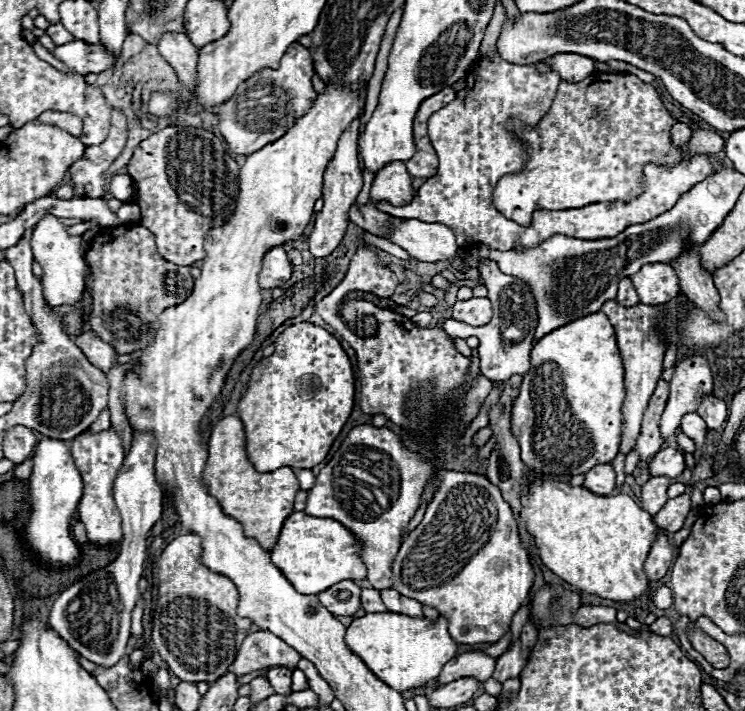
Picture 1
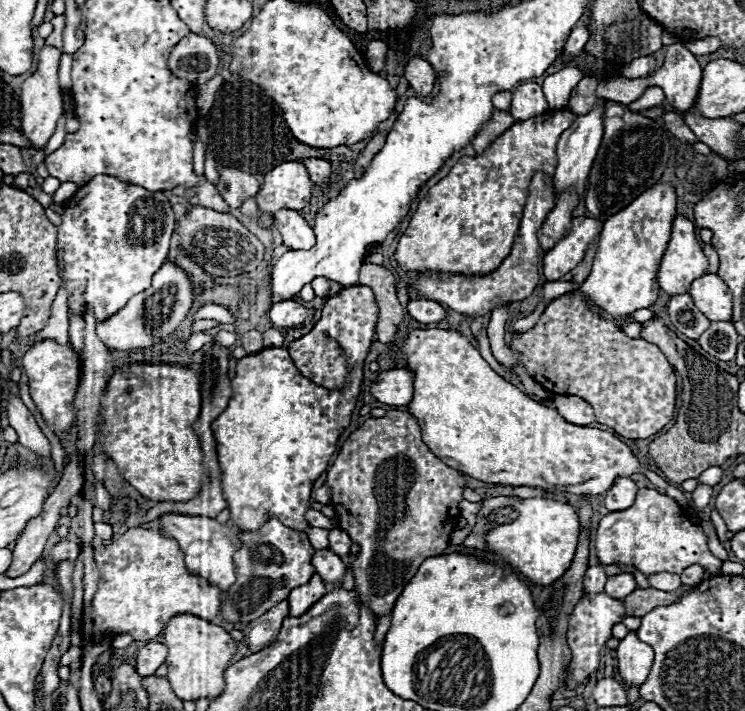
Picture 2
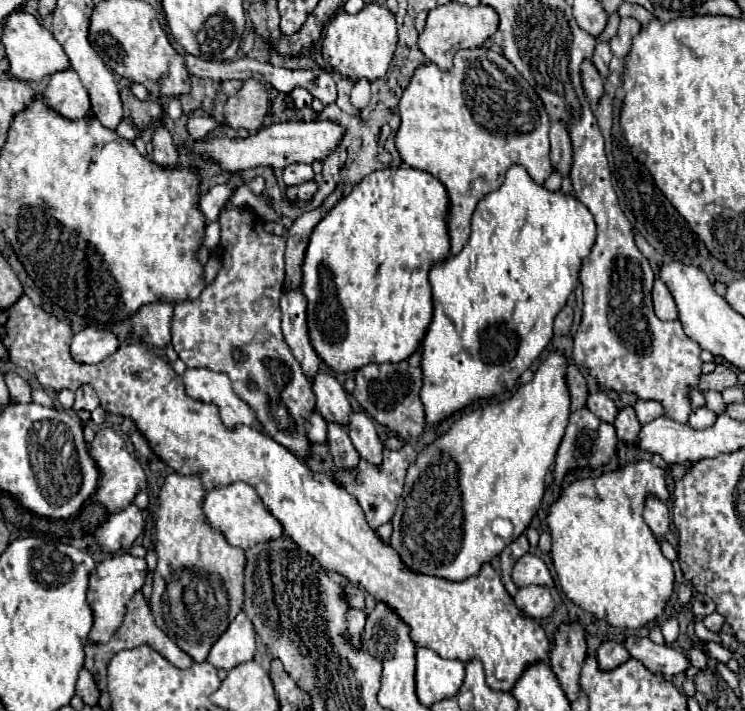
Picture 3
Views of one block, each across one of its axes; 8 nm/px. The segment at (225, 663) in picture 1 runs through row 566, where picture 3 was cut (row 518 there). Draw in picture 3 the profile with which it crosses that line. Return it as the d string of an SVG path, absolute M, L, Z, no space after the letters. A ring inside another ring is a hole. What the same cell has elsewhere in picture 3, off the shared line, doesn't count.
M168 474L160 488L160 508L156 520L156 556L154 588L150 610L156 626L162 628L194 662L204 662L208 650L228 628L244 602L244 566L242 548L230 546L214 530L202 512L206 490L200 474Z

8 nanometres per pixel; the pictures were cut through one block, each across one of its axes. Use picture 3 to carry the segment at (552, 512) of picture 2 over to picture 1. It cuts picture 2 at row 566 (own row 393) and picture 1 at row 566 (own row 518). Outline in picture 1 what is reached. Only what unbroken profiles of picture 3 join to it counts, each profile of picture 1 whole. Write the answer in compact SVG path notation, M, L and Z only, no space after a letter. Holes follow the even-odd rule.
M444 470L442 484L426 508L424 520L402 542L392 564L392 572L392 588L406 598L414 598L436 608L442 616L446 616L448 632L458 644L498 642L510 628L512 616L528 598L528 590L534 582L528 552L518 538L518 522L514 520L510 506L502 500L498 486L492 486L480 474L454 470Z

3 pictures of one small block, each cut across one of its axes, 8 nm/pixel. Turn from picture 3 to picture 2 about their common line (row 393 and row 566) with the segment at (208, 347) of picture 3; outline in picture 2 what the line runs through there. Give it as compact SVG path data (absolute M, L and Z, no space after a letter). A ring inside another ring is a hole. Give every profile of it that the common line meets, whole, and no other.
M270 518L258 530L244 530L238 536L240 546L234 552L236 582L222 596L220 614L226 622L248 624L268 612L276 602L288 598L290 590L306 584L316 570L312 570L314 548L308 542L308 536L300 530L284 526L280 520Z

